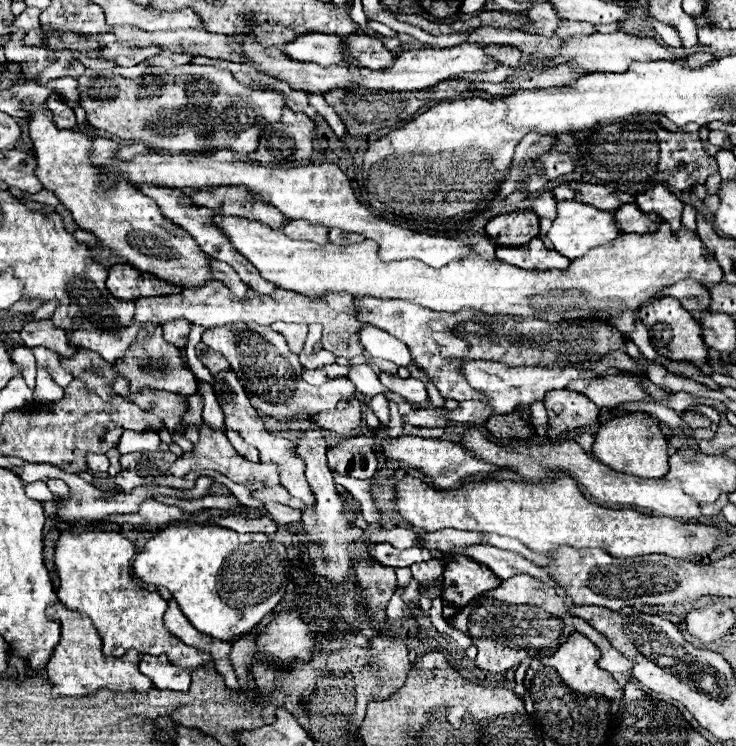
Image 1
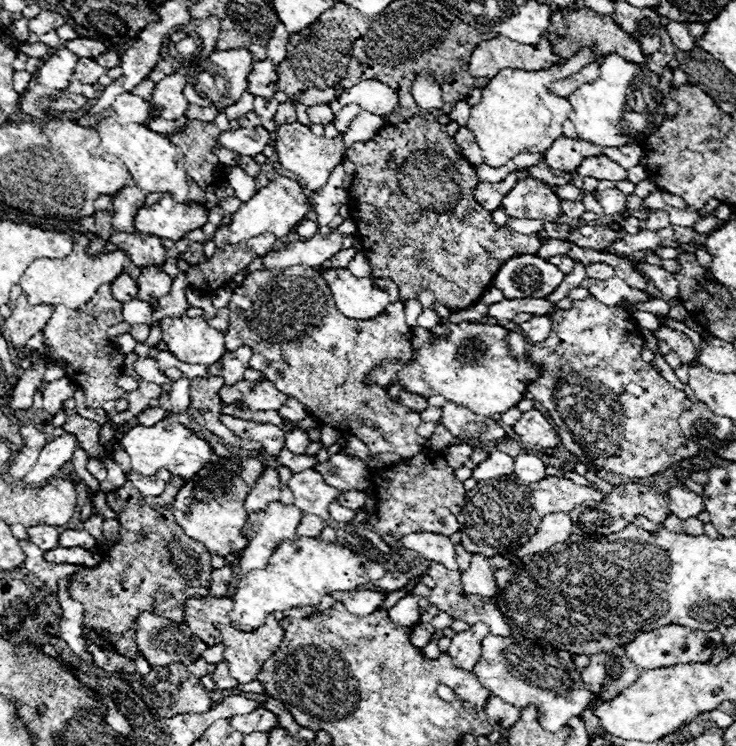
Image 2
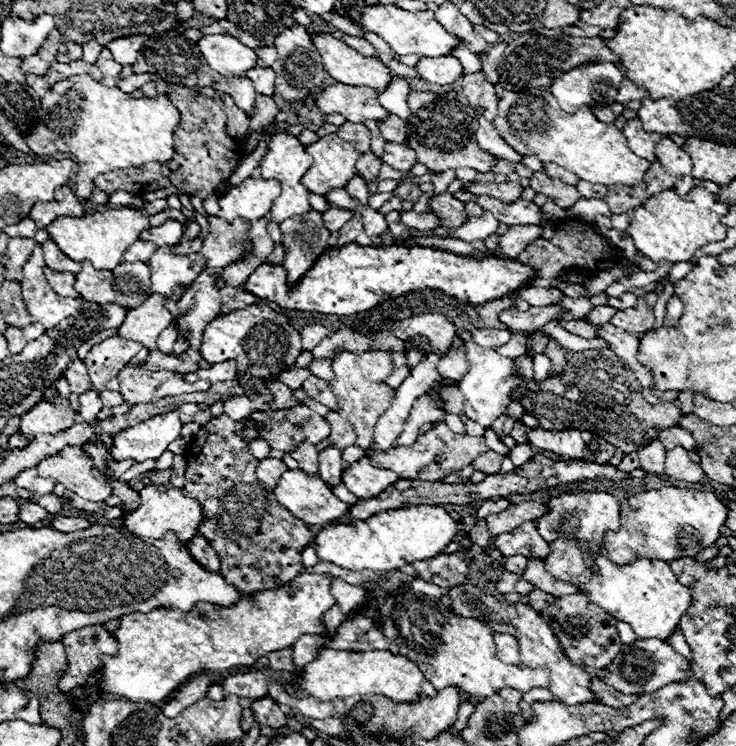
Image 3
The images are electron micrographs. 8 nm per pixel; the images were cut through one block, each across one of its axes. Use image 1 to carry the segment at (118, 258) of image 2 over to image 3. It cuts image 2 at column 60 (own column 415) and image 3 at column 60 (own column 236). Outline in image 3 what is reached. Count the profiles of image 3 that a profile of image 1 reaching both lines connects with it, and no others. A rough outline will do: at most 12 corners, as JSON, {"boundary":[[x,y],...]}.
{"boundary":[[134,208],[56,218],[48,236],[70,260],[96,270],[150,226]]}

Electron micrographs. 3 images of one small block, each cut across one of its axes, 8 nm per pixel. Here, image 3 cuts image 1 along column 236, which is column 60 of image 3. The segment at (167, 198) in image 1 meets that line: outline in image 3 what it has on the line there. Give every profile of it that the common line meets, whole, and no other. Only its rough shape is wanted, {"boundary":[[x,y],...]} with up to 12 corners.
{"boundary":[[50,238],[42,244],[48,268],[80,272],[80,264],[64,258]]}

